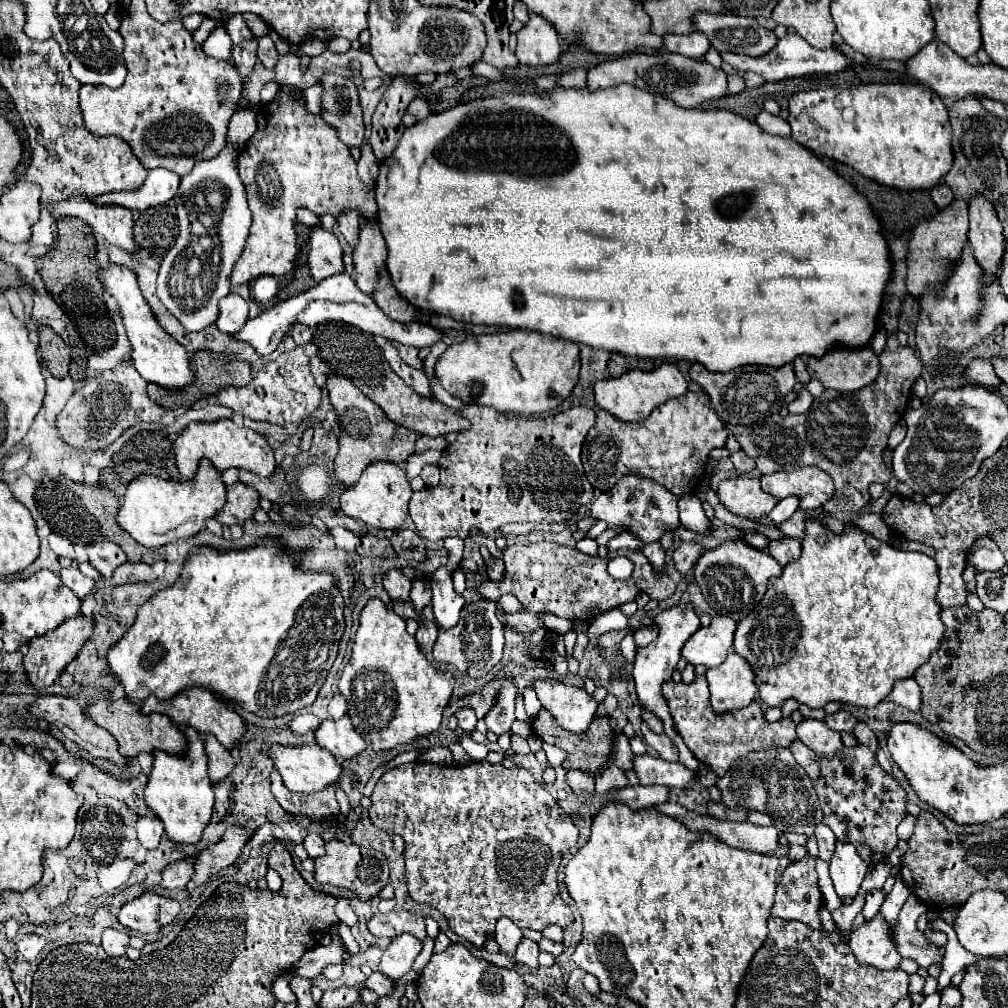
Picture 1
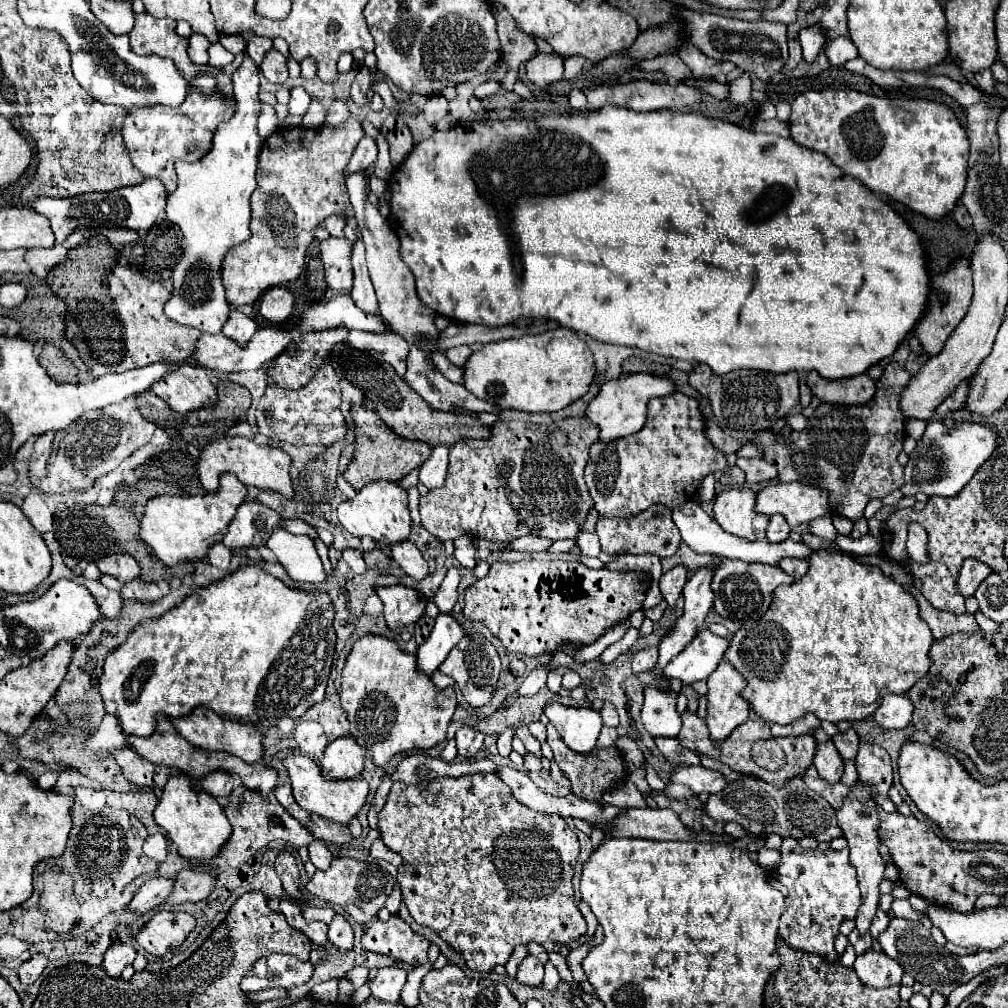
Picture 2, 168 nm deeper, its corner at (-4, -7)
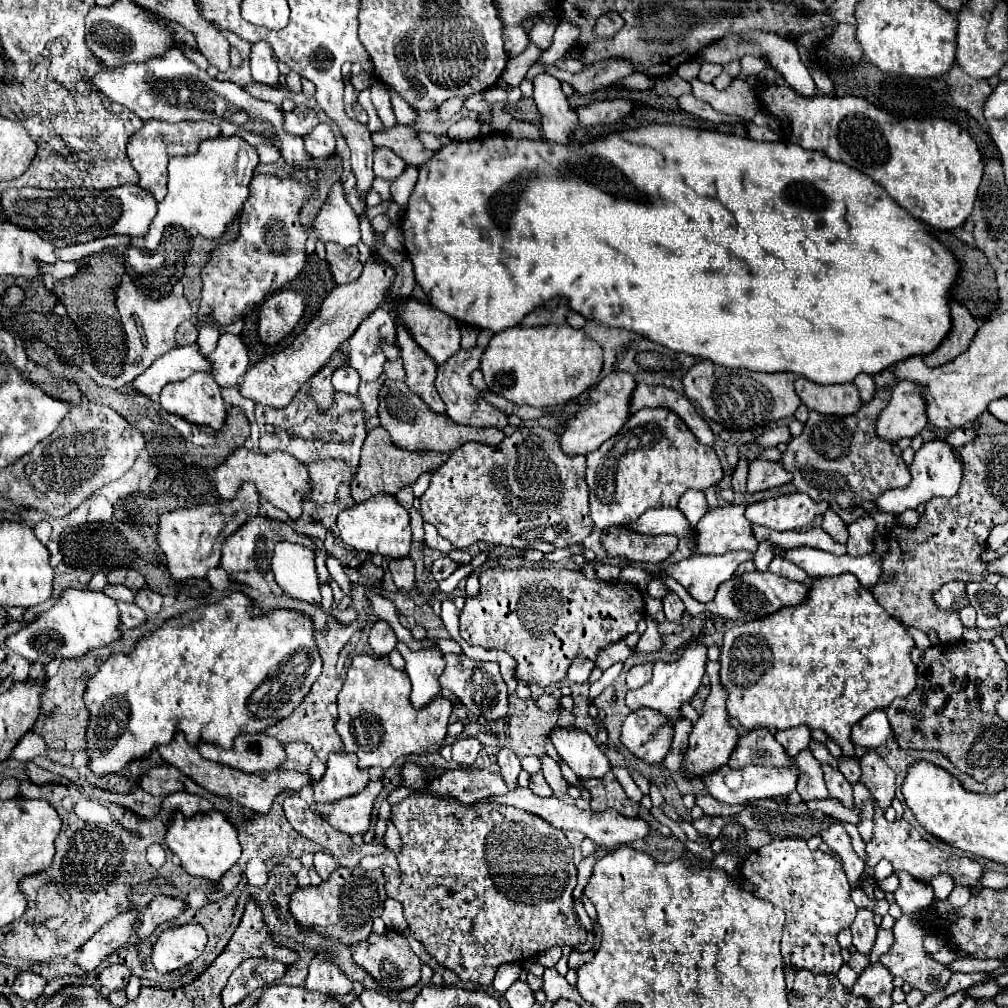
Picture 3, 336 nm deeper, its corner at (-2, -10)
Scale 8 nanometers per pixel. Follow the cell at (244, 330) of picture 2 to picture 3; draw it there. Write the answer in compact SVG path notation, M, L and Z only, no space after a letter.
M222 333L218 347L206 355L212 375L220 387L234 387L248 371L248 353L242 339L234 333Z

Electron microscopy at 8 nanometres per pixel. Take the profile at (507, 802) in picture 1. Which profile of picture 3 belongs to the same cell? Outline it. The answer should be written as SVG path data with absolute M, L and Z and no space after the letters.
M410 795L392 807L390 821L402 837L398 871L384 869L386 893L404 907L410 935L424 945L438 965L450 969L462 983L490 985L498 965L526 959L550 949L586 941L586 929L578 923L572 891L576 867L566 835L548 821L496 803L476 807L446 801L432 795Z

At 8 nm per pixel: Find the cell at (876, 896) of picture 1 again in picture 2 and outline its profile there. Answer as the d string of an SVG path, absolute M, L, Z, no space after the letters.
M878 908L878 910L876 910L876 916L874 916L874 920L872 920L872 926L870 926L870 934L872 934L872 938L876 938L876 936L886 928L888 922L890 922L890 920L888 920L886 912L882 912L882 910Z

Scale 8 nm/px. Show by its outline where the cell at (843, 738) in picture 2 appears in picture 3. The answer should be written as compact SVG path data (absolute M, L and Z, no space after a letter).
M842 757L840 761L838 761L838 769L844 773L844 777L854 785L854 783L858 783L858 779L860 779L860 765L858 765L858 759L846 759L846 757Z

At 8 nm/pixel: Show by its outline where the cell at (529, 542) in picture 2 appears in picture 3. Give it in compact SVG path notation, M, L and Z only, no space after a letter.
M443 556L433 562L431 573L434 579L439 582L447 579L459 566L449 556Z

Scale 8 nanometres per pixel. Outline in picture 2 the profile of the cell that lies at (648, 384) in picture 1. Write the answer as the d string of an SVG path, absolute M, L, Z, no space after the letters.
M630 374L624 378L610 380L602 386L598 396L588 404L586 418L600 426L598 440L616 440L622 436L630 436L642 430L648 416L648 402L652 398L664 398L676 392L676 384L670 378L658 378L652 374Z

